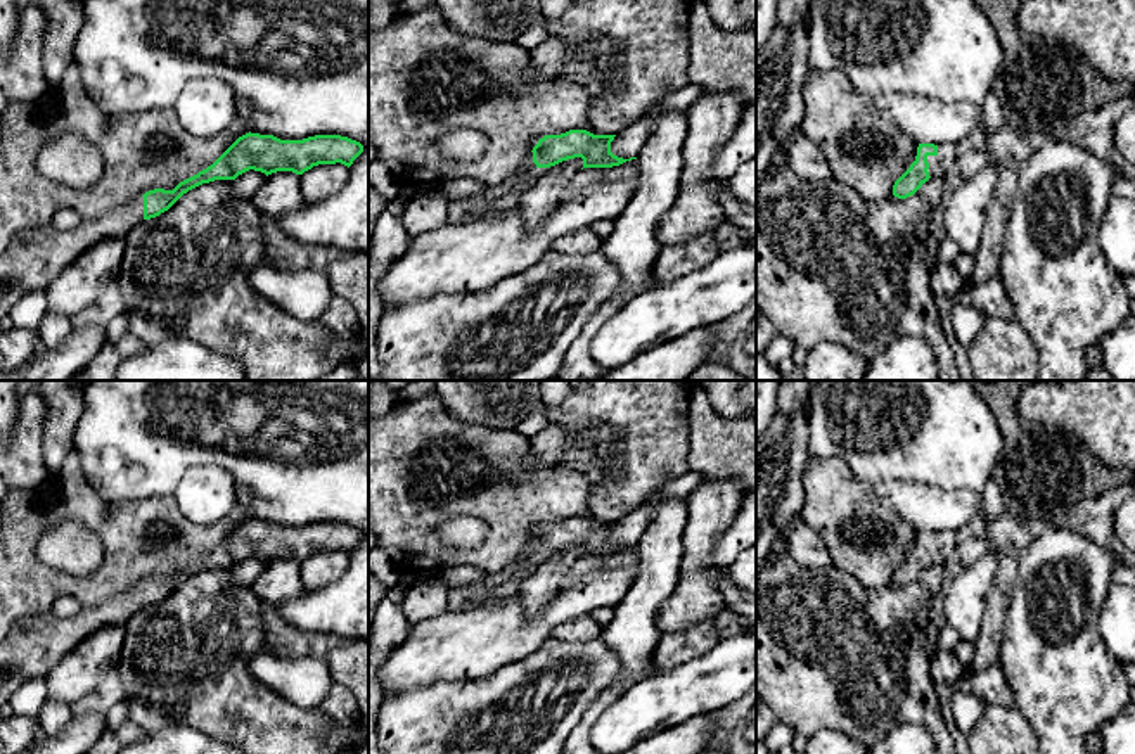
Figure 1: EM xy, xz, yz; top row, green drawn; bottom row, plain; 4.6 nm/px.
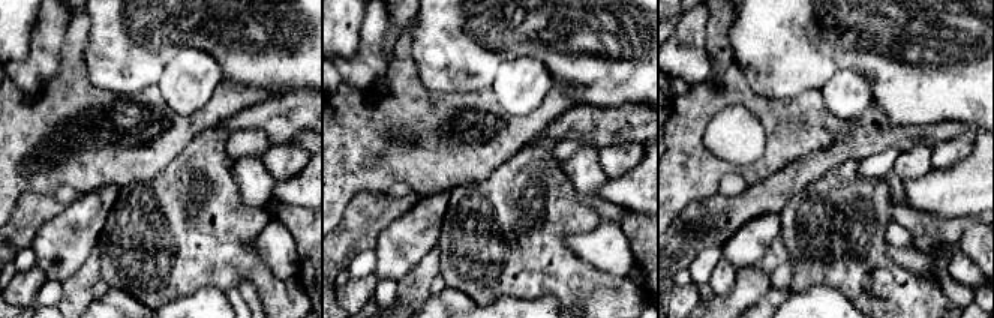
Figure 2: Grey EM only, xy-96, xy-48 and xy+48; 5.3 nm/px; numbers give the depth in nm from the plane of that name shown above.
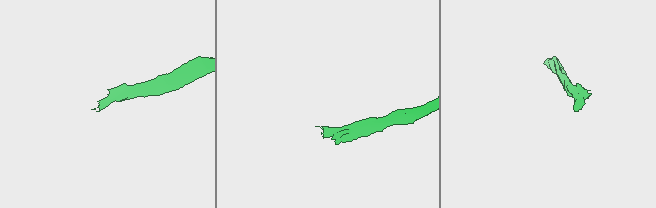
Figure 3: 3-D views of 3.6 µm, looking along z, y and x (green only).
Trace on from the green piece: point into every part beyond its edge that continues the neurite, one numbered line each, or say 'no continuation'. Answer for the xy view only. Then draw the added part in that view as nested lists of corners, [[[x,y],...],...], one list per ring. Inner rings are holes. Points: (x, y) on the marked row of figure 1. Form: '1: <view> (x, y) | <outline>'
1: xy (33, 258) | [[[144,197],[114,209],[102,218],[81,220],[71,230],[57,230],[54,225],[17,232],[9,247],[0,256],[0,320],[10,313],[12,306],[26,294],[47,289],[48,284],[78,256],[106,239],[125,239],[128,230],[144,221]]]

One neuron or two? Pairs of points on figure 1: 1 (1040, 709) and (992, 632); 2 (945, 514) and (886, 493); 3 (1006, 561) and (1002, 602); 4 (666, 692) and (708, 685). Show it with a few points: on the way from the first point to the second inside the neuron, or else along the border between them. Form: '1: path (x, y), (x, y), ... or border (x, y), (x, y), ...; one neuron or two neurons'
1: border (1009, 602), (997, 661); two neurons
2: path (931, 509), (900, 495); one neuron
3: path (1006, 571), (1002, 592); one neuron
4: path (677, 690), (698, 685); one neuron

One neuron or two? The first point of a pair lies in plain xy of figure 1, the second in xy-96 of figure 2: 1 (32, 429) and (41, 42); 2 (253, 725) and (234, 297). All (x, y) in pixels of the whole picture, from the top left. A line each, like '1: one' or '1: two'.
1: one
2: two

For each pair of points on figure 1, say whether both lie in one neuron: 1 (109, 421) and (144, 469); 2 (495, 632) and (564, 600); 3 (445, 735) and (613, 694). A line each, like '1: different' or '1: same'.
1: same
2: same
3: different

